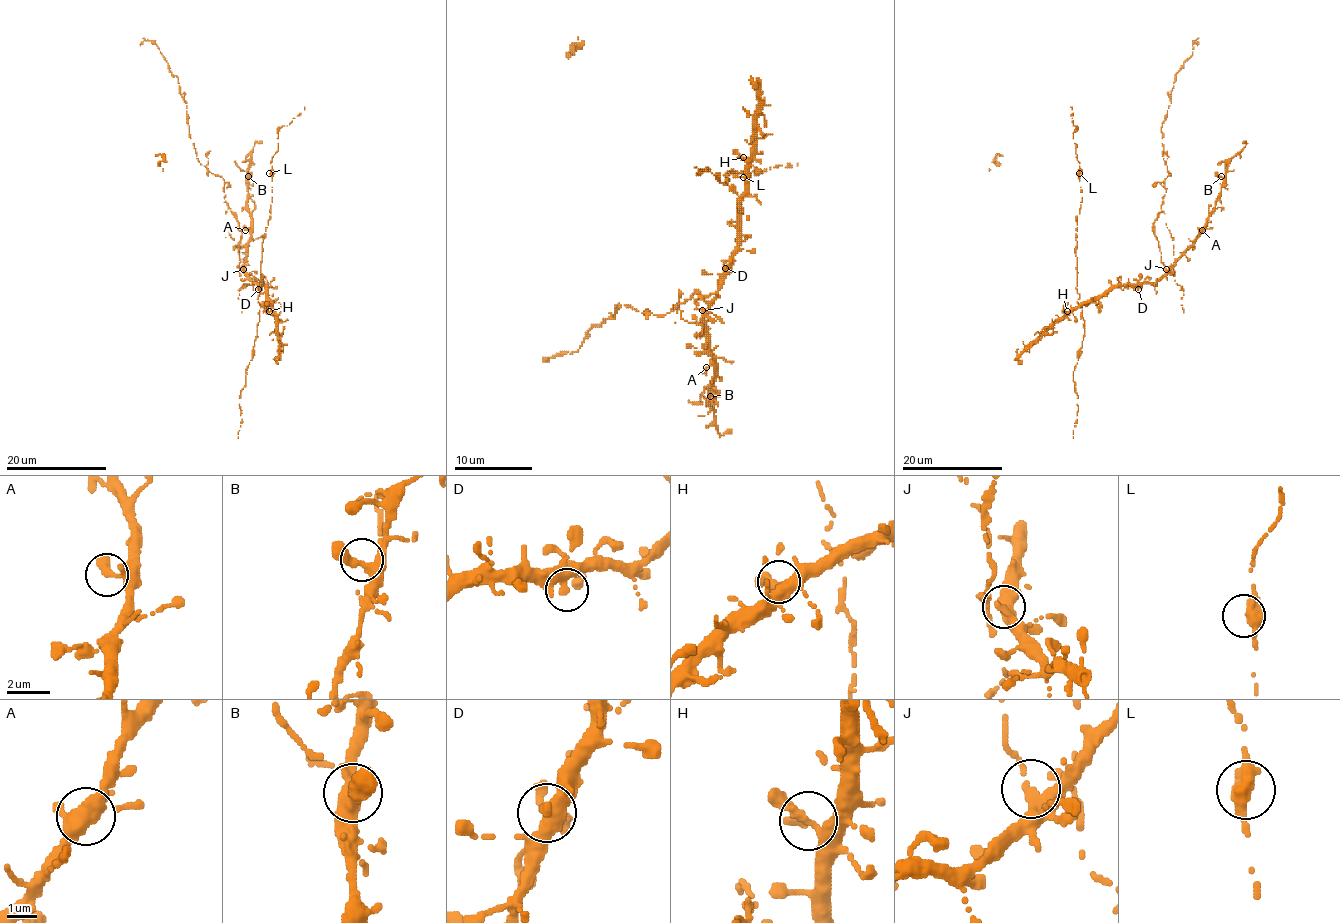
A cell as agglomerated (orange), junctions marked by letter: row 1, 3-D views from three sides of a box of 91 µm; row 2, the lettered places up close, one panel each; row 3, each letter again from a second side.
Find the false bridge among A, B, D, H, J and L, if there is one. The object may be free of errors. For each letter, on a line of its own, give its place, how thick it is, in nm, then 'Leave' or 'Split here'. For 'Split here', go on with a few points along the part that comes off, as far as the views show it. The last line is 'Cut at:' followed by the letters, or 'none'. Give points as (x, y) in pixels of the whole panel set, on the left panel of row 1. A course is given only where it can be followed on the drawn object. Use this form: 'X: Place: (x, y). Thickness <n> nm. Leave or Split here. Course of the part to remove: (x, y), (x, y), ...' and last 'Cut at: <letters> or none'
A: Place: (245, 230). Thickness 300 nm. Leave
B: Place: (248, 176). Thickness 400 nm. Leave
D: Place: (258, 289). Thickness 320 nm. Leave
H: Place: (269, 311). Thickness 340 nm. Leave
J: Place: (243, 269). Thickness 320 nm. Split here. Course of the part to remove: (243, 269), (239, 222), (224, 198), (224, 180), (196, 158), (178, 78), (158, 47), (150, 40), (140, 45)
L: Place: (269, 173). Thickness 440 nm. Leave
Cut at: J

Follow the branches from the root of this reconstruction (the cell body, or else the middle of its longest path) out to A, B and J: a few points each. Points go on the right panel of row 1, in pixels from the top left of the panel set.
A: (1122, 285), (1156, 282), (1202, 230)
B: (1122, 285), (1156, 282), (1173, 265), (1205, 225), (1221, 191), (1224, 181), (1221, 176)
J: (1122, 285), (1156, 282), (1166, 269)

